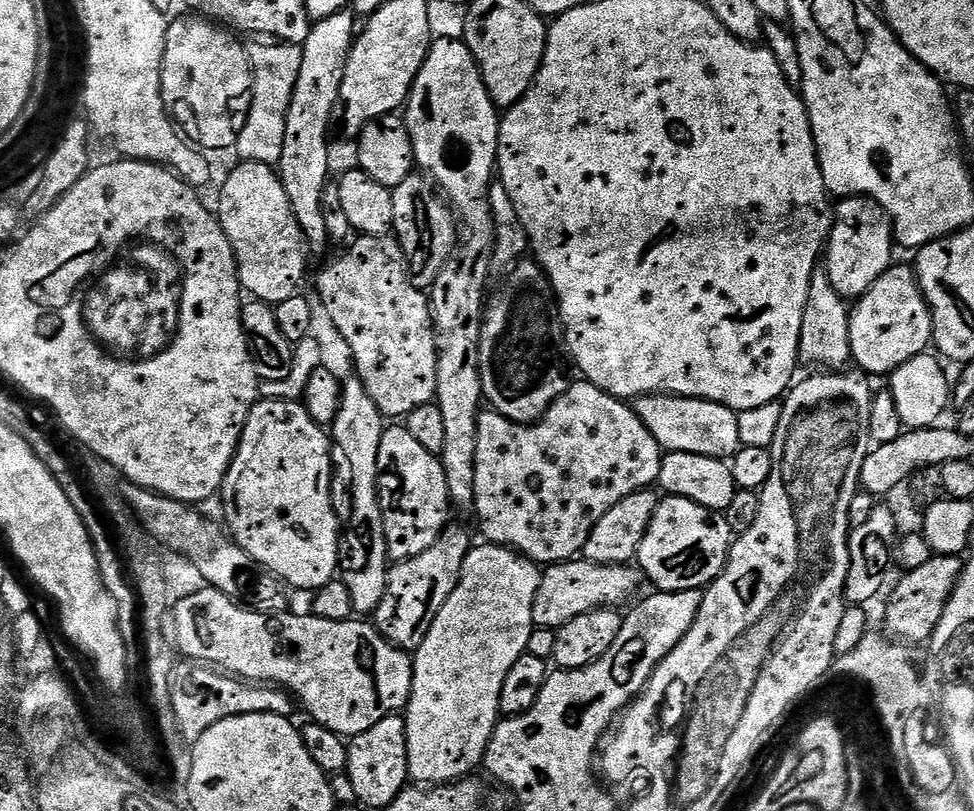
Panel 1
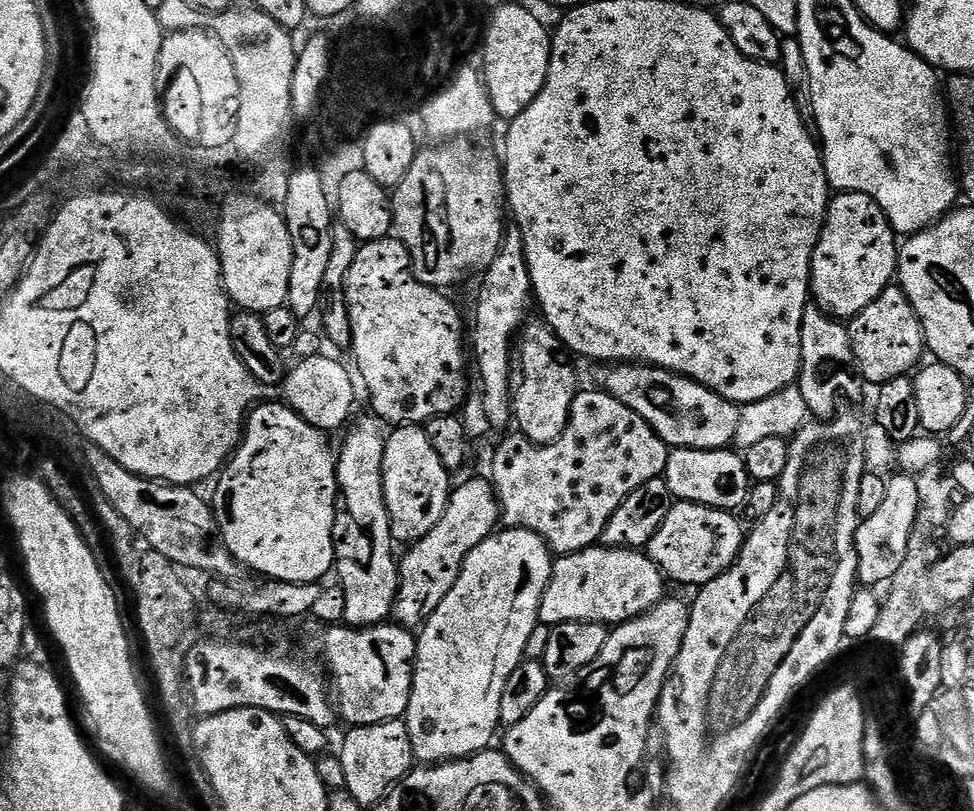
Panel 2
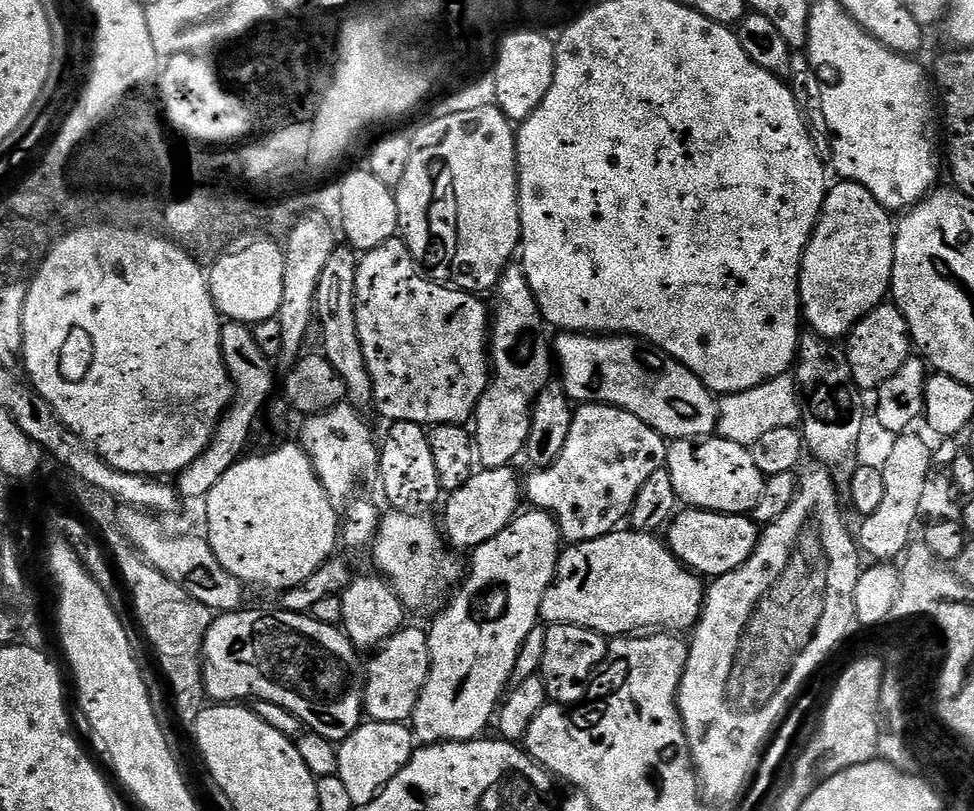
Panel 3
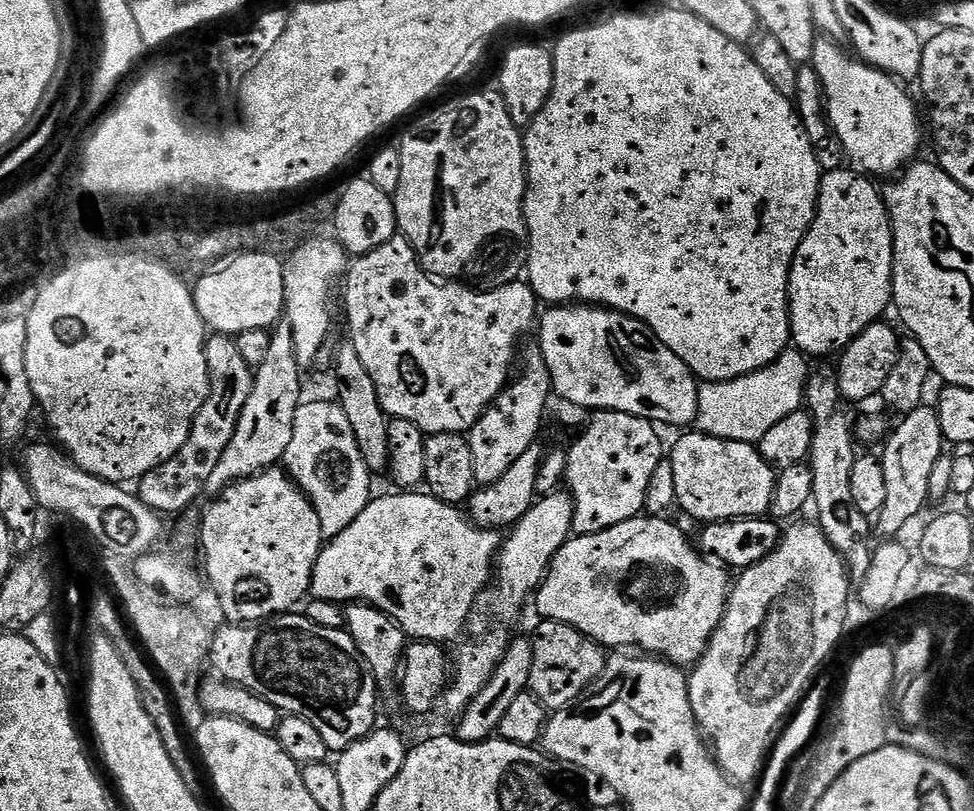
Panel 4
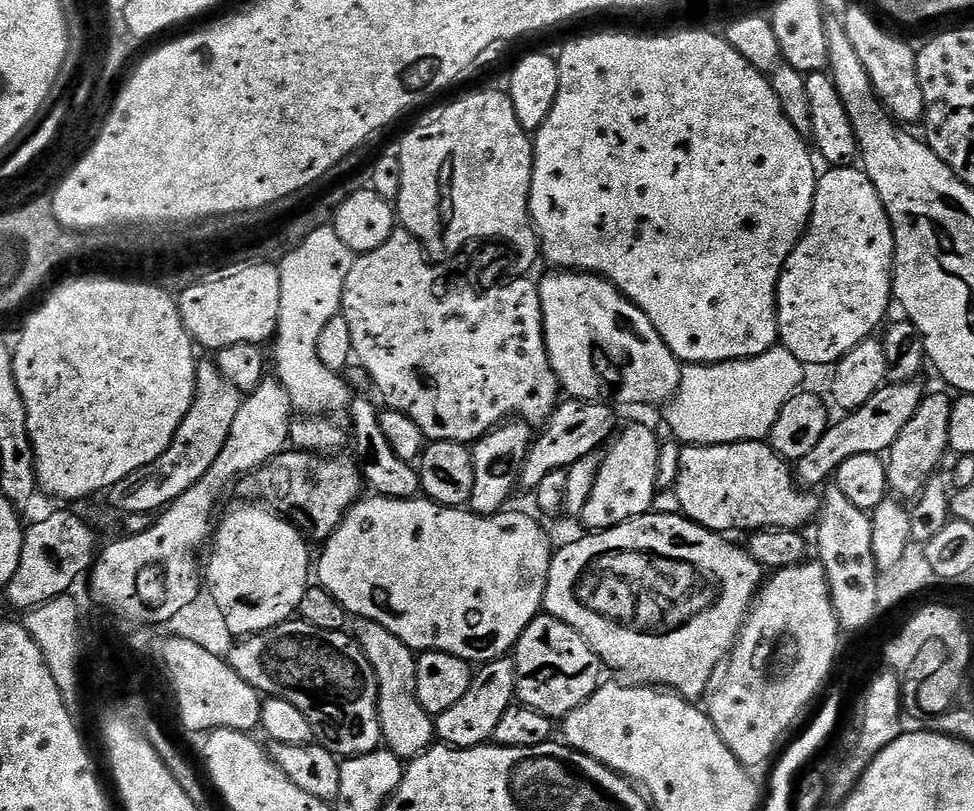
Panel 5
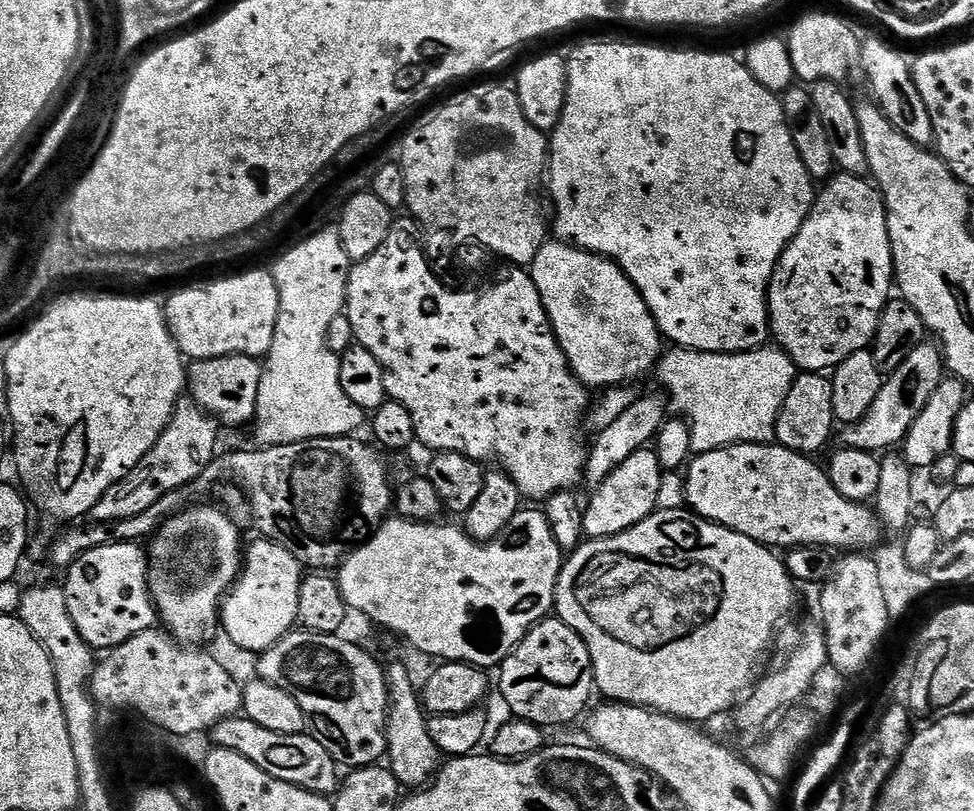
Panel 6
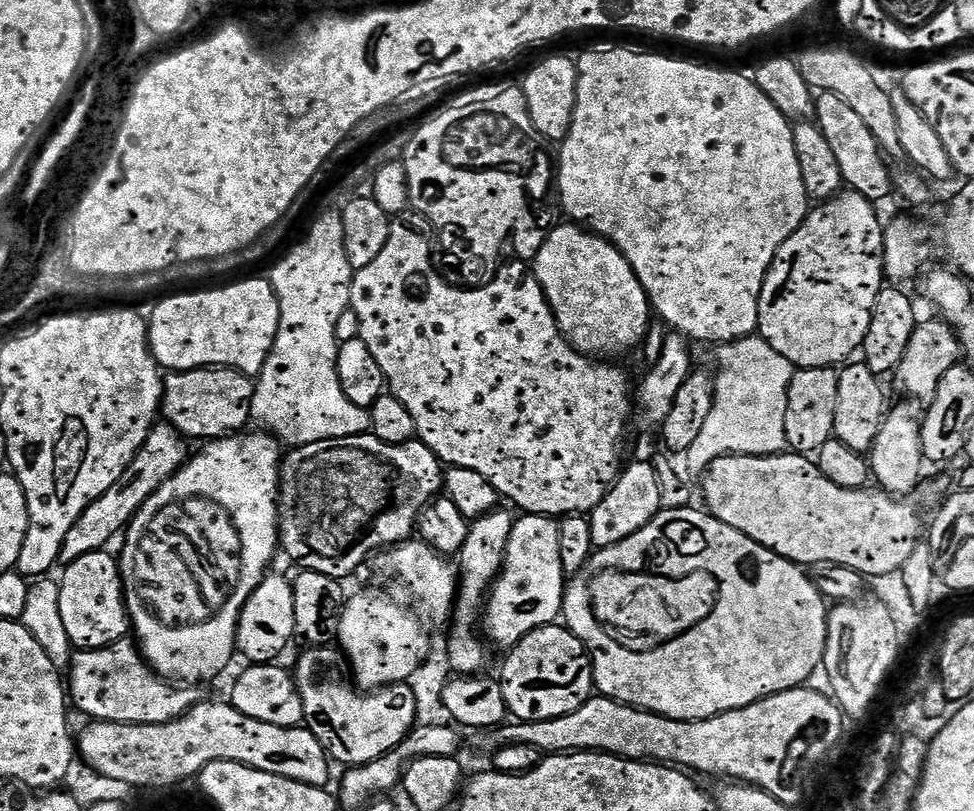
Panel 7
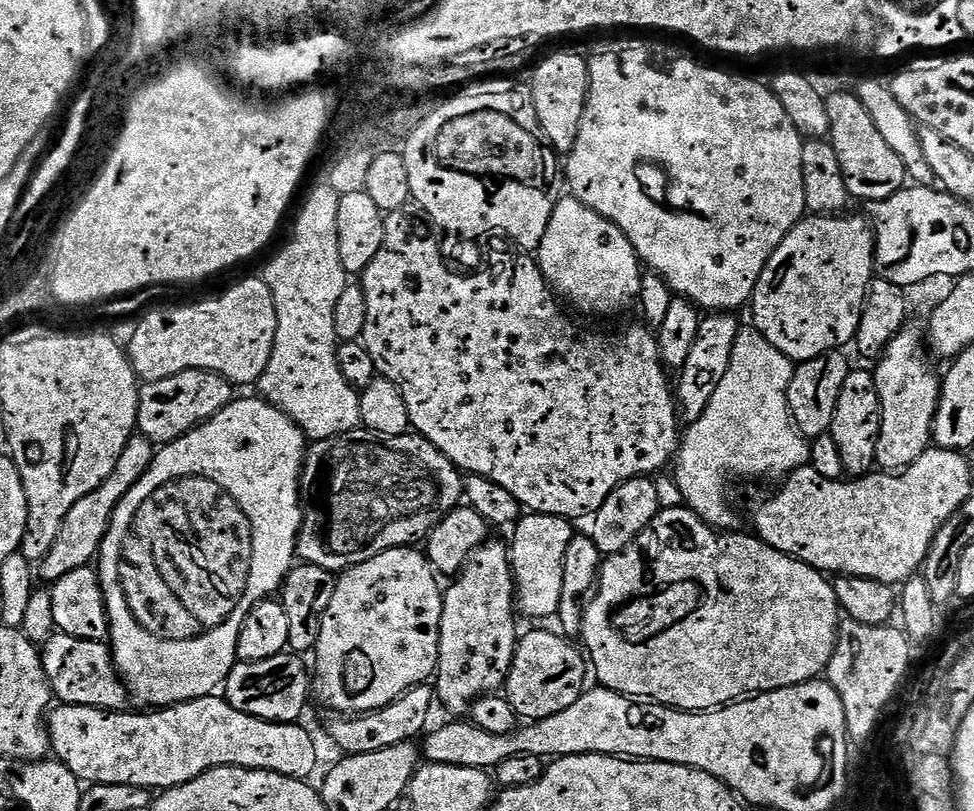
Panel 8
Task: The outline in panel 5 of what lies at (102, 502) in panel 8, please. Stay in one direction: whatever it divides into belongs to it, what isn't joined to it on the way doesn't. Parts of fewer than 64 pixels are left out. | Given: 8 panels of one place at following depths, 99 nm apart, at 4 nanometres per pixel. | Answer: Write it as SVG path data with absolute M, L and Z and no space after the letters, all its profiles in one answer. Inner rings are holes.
M201 359L196 366L196 397L182 422L178 426L178 434L174 434L174 442L150 466L142 466L142 470L134 470L122 482L118 482L106 493L106 499L120 511L127 513L156 514L173 504L179 496L186 494L194 482L214 466L214 458L222 446L226 446L226 438L230 438L230 425L233 424L242 403L242 394L230 378L222 374L215 359Z

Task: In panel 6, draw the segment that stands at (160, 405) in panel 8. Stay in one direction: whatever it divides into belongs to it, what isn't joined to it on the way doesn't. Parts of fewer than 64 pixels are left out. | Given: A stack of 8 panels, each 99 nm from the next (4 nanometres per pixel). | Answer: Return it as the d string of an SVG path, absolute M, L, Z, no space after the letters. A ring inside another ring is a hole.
M219 356L209 360L194 360L187 365L188 386L191 403L207 412L221 425L229 424L232 428L240 428L243 424L251 425L256 418L258 406L258 388L262 386L262 374L264 373L261 361L255 356Z

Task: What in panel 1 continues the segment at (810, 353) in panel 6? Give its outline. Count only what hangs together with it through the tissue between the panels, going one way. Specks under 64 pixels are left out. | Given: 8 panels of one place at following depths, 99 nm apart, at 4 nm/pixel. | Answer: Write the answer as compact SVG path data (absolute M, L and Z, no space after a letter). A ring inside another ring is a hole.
M866 196L841 199L834 208L832 230L826 245L826 267L838 294L845 298L859 298L892 267L894 233L887 212L878 202Z

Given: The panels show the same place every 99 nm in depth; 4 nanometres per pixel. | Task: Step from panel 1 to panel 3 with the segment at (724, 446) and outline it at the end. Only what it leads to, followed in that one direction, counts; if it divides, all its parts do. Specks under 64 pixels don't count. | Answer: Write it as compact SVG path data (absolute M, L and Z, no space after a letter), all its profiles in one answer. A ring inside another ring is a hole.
M566 332L557 337L554 340L554 360L569 400L580 404L613 404L616 408L642 418L646 426L650 426L669 441L699 442L716 432L716 424L720 421L717 397L689 368L679 364L673 356L667 356L665 352L635 336L623 334Z

